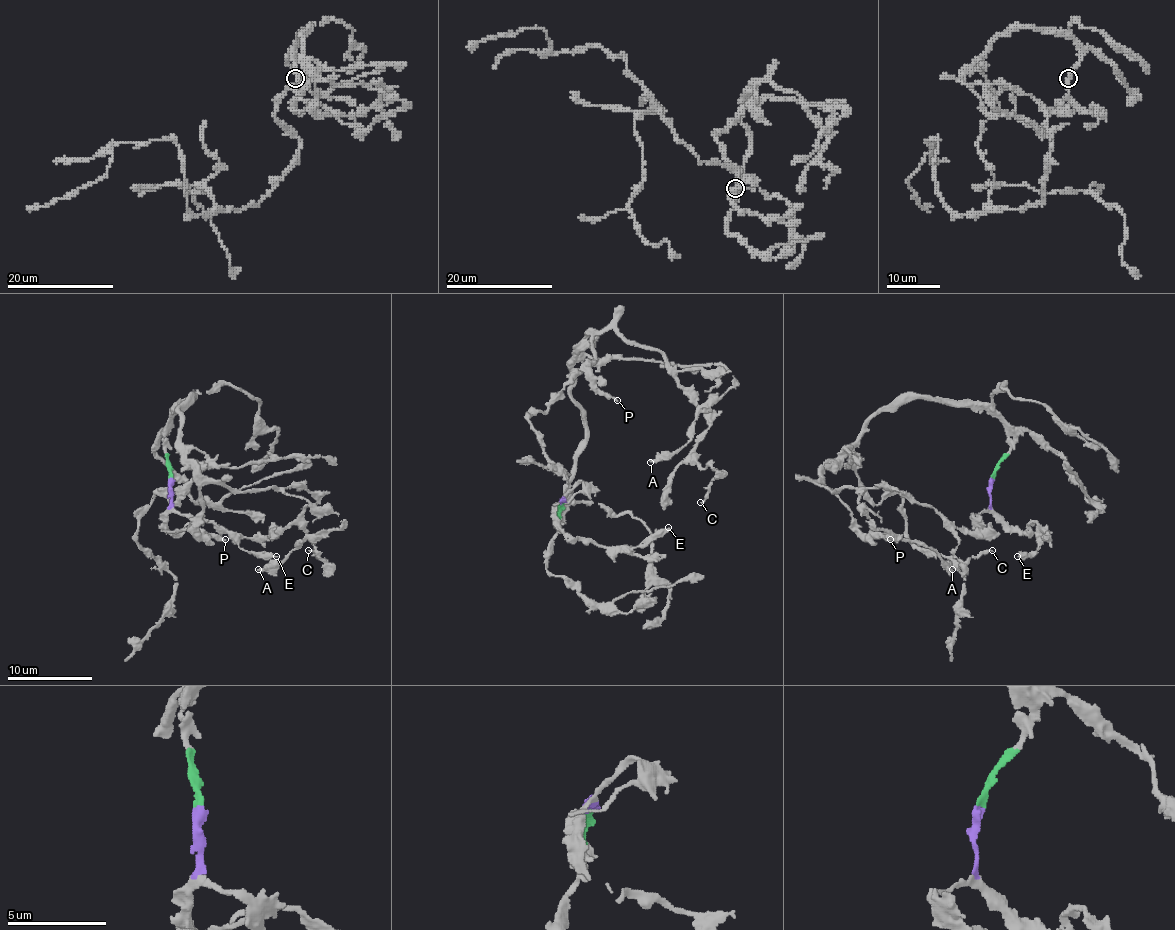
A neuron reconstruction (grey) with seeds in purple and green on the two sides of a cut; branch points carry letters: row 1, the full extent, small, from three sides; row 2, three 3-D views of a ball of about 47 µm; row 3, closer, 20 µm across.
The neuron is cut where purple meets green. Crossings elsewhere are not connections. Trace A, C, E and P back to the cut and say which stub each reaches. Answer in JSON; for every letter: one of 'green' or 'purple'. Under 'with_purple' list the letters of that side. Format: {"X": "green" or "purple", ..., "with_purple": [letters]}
{"A": "green", "C": "green", "E": "purple", "P": "green", "with_purple": ["E"]}

